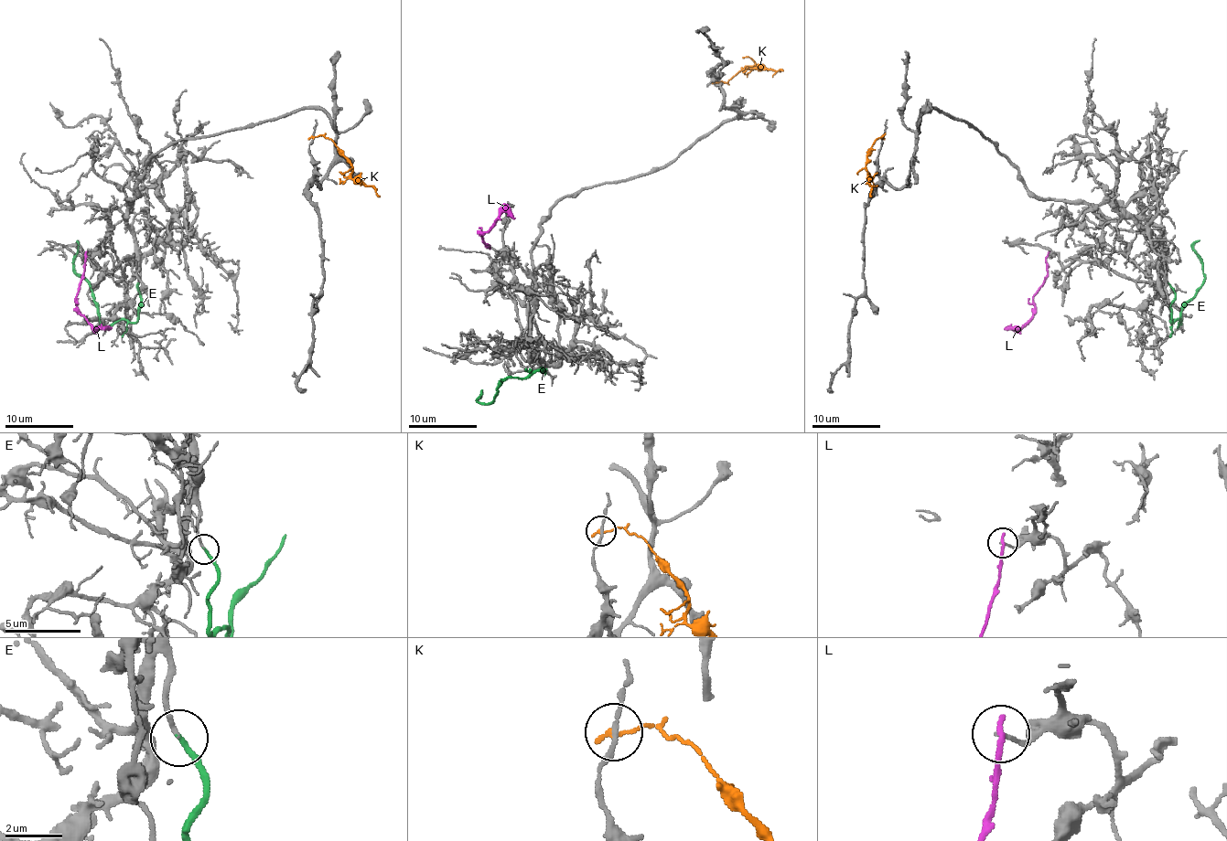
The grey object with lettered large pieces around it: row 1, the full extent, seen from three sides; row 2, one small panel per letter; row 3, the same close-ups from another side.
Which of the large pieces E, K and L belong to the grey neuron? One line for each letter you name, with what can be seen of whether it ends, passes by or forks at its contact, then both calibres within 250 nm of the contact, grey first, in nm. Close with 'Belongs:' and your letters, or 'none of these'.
E: it ends there; 170 nm thick on the grey side, 220 nm on the other
Belongs: E

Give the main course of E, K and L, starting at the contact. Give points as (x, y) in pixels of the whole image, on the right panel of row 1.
E: (1169, 284), (1174, 292), (1170, 318), (1179, 320), (1179, 327), (1181, 308), (1205, 274), (1193, 249), (1200, 239)
K: (883, 137), (871, 147), (866, 165), (871, 196)
L: (1048, 255), (1048, 277), (1034, 296), (1034, 315), (1015, 330), (1013, 329), (1020, 327)

